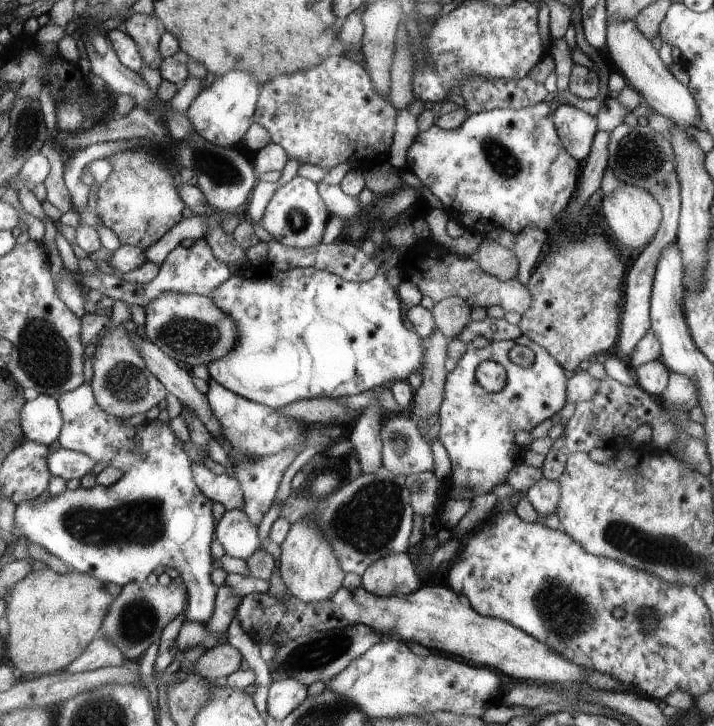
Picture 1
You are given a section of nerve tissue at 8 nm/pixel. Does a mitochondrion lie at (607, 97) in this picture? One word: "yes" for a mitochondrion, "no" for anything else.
no

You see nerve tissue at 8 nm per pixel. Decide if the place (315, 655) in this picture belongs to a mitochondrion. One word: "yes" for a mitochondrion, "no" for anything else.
yes

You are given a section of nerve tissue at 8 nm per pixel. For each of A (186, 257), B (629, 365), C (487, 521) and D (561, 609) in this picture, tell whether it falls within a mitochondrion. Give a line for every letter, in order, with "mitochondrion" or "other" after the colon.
A: other
B: other
C: other
D: mitochondrion

